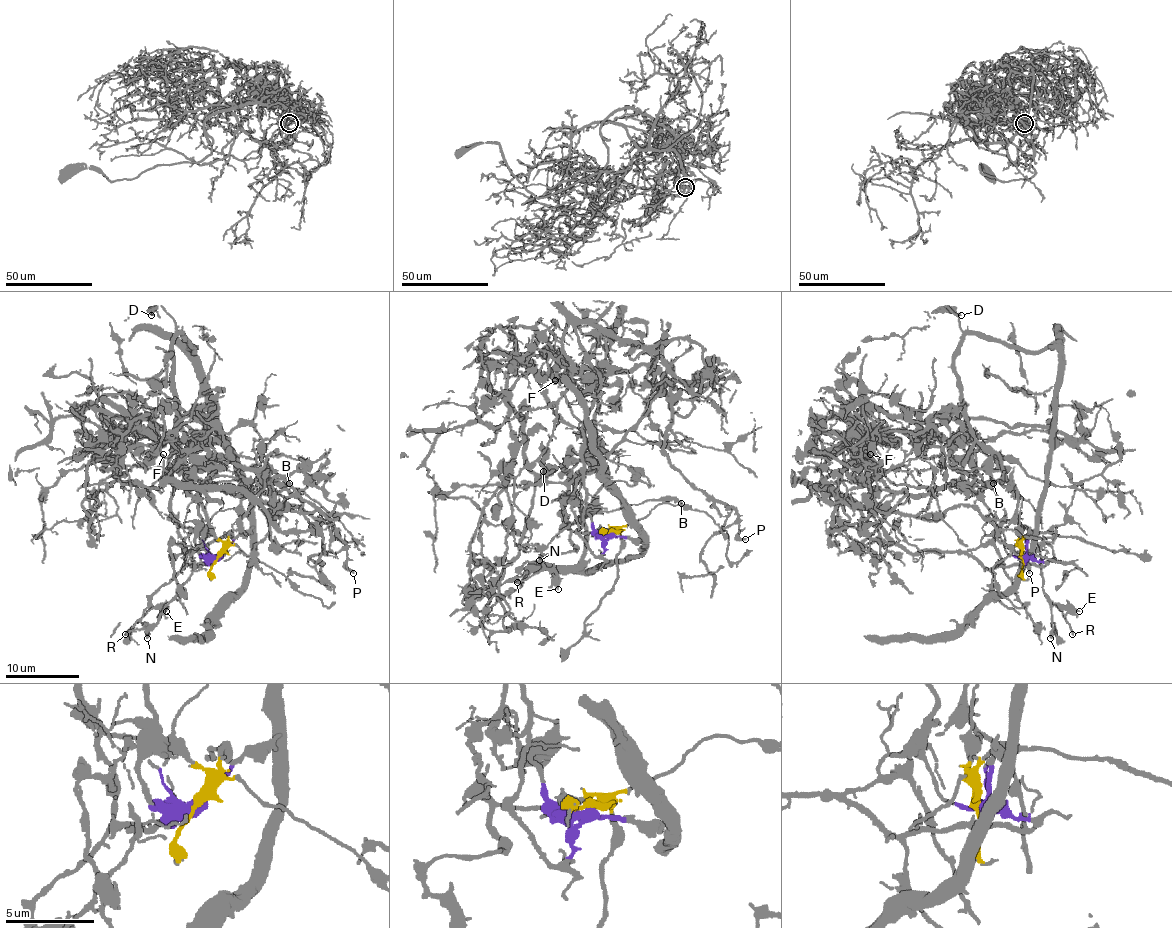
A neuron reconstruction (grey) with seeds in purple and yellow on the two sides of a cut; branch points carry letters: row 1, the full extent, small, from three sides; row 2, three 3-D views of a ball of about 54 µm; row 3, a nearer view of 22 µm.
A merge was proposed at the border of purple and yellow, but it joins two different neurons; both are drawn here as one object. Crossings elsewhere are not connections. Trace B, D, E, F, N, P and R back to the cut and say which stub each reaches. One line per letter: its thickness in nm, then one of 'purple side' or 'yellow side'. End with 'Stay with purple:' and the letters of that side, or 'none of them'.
B: calibre 320 nm; yellow side
D: calibre 240 nm; yellow side
E: calibre 360 nm; yellow side
F: calibre 130 nm; purple side
N: calibre 400 nm; yellow side
P: calibre 240 nm; purple side
R: calibre 140 nm; yellow side
Stay with purple: F, P

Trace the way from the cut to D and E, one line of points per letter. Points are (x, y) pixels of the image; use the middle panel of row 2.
D: (609, 532), (615, 530), (576, 532), (563, 527), (566, 464), (566, 473), (552, 455), (544, 460), (542, 471)
E: (609, 532), (615, 530), (574, 532), (570, 536), (576, 551), (550, 553), (542, 560), (557, 590)

